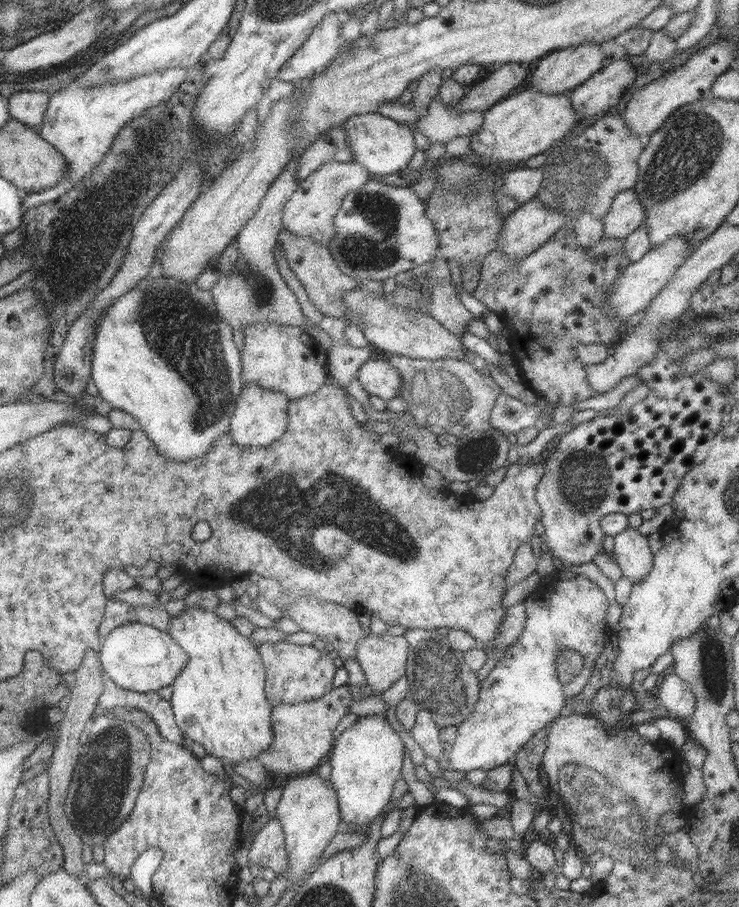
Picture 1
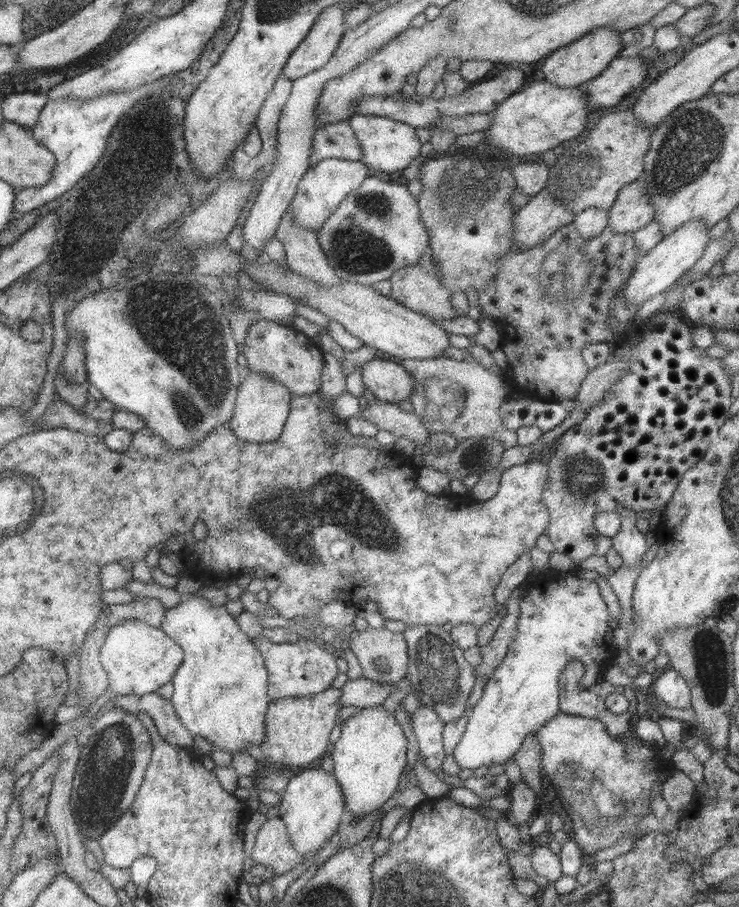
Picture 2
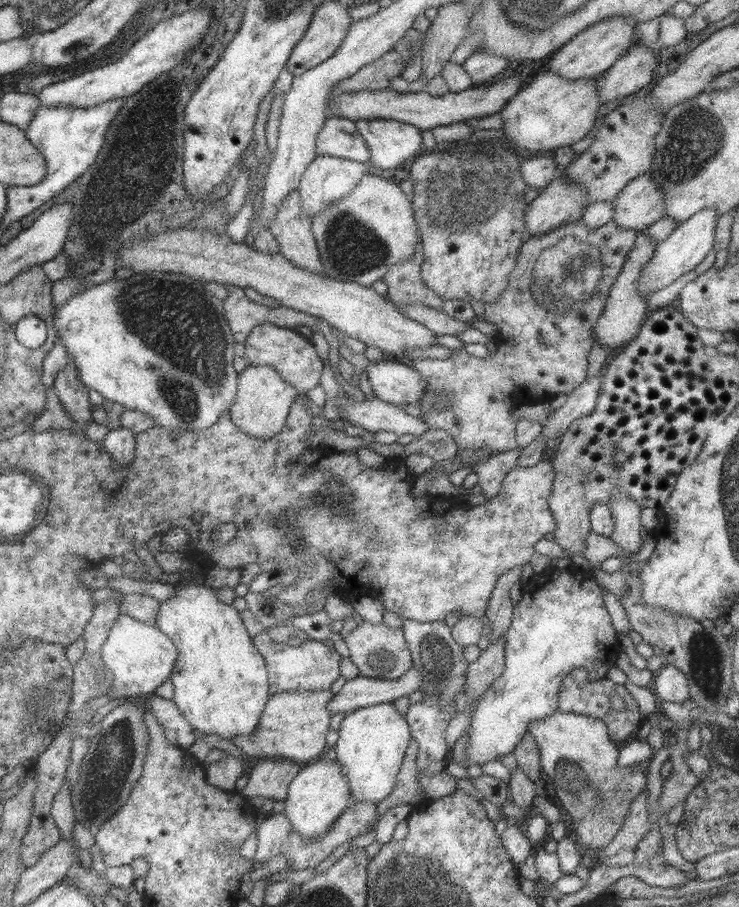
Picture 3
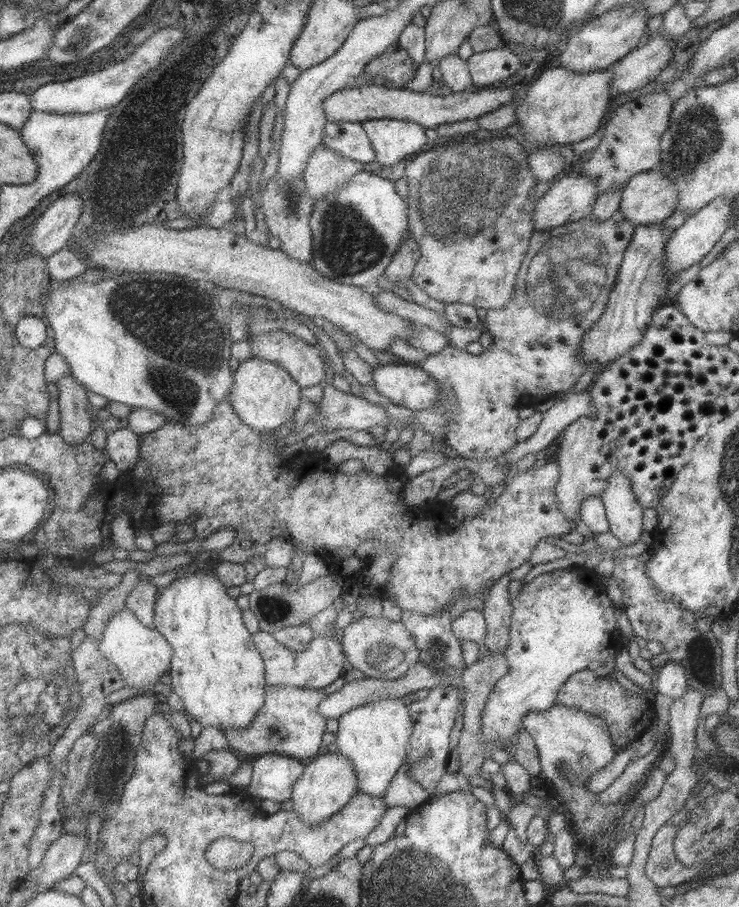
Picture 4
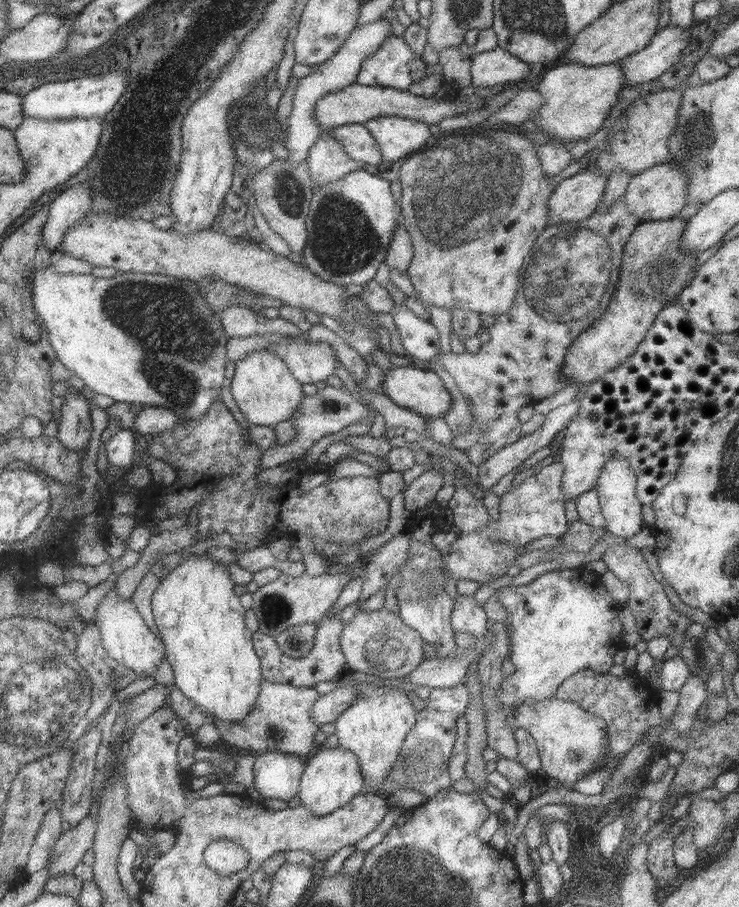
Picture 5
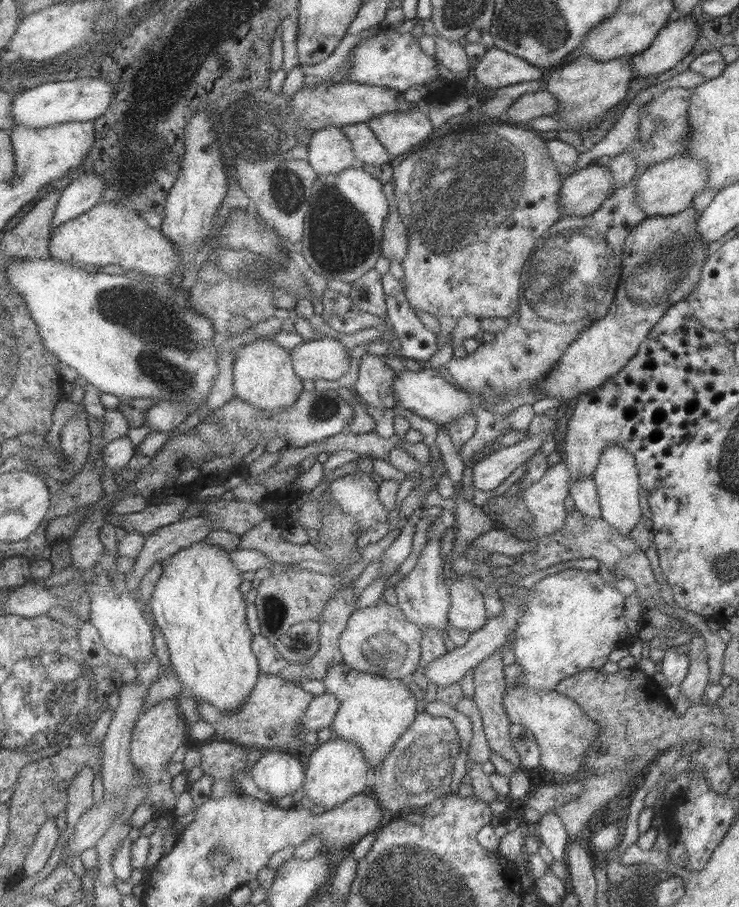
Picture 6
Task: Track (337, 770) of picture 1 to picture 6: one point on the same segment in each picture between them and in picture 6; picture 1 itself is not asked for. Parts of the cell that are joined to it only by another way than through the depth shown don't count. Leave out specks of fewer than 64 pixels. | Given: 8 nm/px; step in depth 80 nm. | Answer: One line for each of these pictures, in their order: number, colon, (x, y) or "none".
2: (368, 758)
3: (372, 741)
4: (374, 737)
5: (373, 727)
6: (373, 711)

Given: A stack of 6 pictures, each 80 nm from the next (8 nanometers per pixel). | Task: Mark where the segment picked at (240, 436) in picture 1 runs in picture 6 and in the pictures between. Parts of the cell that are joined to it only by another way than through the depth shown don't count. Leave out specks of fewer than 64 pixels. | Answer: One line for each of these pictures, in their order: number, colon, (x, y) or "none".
2: (262, 406)
3: (262, 400)
4: (263, 396)
5: (264, 390)
6: (262, 375)

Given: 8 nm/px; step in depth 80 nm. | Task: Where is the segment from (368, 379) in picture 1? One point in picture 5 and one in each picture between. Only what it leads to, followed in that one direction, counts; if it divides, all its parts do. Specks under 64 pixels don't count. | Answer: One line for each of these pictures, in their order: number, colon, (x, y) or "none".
2: (388, 382)
3: (393, 383)
4: (403, 385)
5: (421, 391)

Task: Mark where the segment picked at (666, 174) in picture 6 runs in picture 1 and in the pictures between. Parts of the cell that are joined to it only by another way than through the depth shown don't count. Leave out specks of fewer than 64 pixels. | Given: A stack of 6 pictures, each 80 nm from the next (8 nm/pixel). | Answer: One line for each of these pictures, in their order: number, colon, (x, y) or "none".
1: (626, 213)
2: (631, 209)
3: (640, 202)
4: (648, 197)
5: (657, 193)

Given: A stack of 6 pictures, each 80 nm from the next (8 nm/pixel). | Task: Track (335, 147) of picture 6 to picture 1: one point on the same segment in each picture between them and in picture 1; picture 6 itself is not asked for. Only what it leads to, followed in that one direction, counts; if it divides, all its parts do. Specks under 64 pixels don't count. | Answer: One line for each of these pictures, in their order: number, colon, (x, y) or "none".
1: (308, 213)
2: (323, 186)
3: (327, 178)
4: (326, 171)
5: (327, 161)

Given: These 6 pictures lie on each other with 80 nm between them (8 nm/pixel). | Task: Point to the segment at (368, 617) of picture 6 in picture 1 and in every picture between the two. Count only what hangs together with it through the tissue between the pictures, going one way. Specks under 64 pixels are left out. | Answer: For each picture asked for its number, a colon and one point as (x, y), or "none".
1: (382, 657)
2: (382, 656)
3: (377, 650)
4: (380, 648)
5: (378, 642)

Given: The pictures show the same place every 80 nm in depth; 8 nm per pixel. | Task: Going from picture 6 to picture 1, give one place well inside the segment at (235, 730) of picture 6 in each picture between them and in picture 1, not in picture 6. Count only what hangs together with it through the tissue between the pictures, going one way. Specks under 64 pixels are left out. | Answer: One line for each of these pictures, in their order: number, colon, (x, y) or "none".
1: (302, 738)
2: (296, 729)
3: (292, 725)
4: (287, 723)
5: (279, 721)

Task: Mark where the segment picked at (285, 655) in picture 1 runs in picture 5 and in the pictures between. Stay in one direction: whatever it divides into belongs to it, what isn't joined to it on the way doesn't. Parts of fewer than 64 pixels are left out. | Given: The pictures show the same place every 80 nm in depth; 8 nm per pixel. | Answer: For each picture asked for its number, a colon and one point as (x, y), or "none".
2: (303, 668)
3: (312, 666)
4: (320, 664)
5: (325, 659)

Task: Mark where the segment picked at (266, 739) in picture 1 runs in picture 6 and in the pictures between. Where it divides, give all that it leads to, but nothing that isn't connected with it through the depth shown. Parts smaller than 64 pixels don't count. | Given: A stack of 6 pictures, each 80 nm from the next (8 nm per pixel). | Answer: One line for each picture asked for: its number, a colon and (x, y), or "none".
2: (219, 691)
3: (220, 681)
4: (215, 670)
5: (197, 612)
6: (196, 603)

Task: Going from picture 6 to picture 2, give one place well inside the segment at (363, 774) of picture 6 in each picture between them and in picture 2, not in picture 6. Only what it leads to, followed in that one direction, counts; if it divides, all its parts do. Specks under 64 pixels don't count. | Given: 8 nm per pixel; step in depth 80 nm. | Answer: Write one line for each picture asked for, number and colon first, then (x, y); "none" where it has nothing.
2: (312, 805)
3: (316, 796)
4: (327, 782)
5: (331, 777)

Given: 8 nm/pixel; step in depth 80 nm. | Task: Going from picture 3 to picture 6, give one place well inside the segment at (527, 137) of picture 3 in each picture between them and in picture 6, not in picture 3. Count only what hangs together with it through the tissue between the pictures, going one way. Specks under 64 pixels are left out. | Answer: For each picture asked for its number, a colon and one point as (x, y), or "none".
4: (562, 106)
5: (577, 98)
6: (585, 88)

